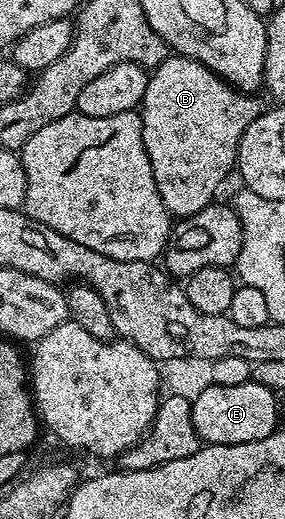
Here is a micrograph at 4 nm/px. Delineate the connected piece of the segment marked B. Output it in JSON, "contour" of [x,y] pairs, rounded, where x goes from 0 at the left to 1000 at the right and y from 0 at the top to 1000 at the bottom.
{"contour":[[[625,102],[589,104],[586,112],[561,118],[516,146],[516,170],[509,171],[509,187],[495,200],[495,220],[502,224],[502,277],[530,304],[530,324],[537,326],[537,341],[551,349],[551,372],[565,372],[565,387],[579,387],[579,403],[607,418],[653,418],[691,410],[705,403],[744,397],[754,374],[768,368],[768,358],[796,345],[796,335],[821,331],[832,322],[839,304],[839,281],[846,279],[846,264],[860,256],[860,249],[874,249],[874,241],[888,241],[888,233],[916,218],[916,204],[895,193],[898,185],[881,179],[828,175],[807,160],[761,141],[737,137],[719,125],[705,125],[684,114],[653,114],[646,106]]]}

